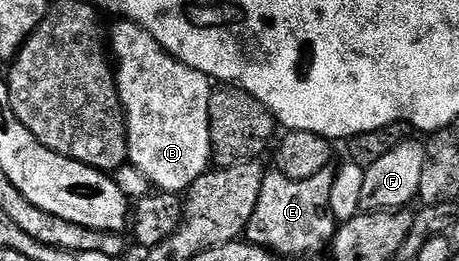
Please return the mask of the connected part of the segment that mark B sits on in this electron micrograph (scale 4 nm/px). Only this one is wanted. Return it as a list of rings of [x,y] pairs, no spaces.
[[[125,20],[115,21],[115,26],[108,30],[108,50],[112,55],[113,65],[116,67],[116,81],[118,84],[118,95],[122,101],[122,110],[126,114],[126,139],[128,140],[128,152],[130,153],[128,162],[135,170],[141,172],[145,176],[147,183],[151,187],[157,188],[159,191],[168,194],[181,195],[189,190],[190,185],[196,181],[199,176],[205,174],[212,166],[212,155],[210,153],[210,95],[212,93],[211,79],[207,78],[204,72],[200,72],[196,68],[188,68],[188,64],[184,64],[180,60],[176,60],[168,53],[156,39],[153,38],[142,26],[137,22],[127,22]]]

